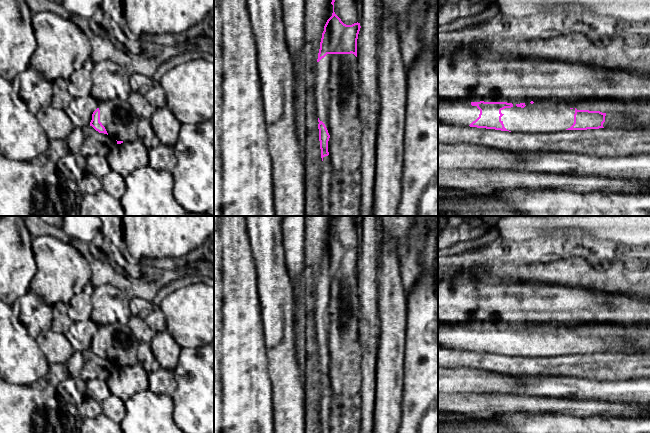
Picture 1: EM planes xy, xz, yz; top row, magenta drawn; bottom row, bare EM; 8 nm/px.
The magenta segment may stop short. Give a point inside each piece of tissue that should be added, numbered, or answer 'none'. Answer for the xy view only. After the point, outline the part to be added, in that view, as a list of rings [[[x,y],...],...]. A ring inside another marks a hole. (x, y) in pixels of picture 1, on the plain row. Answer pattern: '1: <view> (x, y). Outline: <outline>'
1: xy (117, 340). Outline: [[[105,324],[99,330],[100,346],[114,364],[132,366],[139,363],[137,351],[139,341],[128,324]]]

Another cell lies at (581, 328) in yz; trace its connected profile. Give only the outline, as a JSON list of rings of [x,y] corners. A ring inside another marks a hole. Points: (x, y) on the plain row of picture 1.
[[[546,322],[540,325],[542,331],[553,331],[557,327],[577,334],[627,336],[637,347],[650,348],[650,324],[630,324],[618,323],[564,323]]]

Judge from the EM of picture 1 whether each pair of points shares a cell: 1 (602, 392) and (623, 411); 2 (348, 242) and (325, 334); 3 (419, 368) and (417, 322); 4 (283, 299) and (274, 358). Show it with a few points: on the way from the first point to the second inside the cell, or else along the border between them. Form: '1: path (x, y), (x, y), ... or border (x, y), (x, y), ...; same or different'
1: border (589, 399), (617, 400), (633, 402), (635, 404); different
2: path (339, 265), (336, 311); same
3: path (417, 357), (417, 333); same
4: path (279, 314), (279, 343); same

